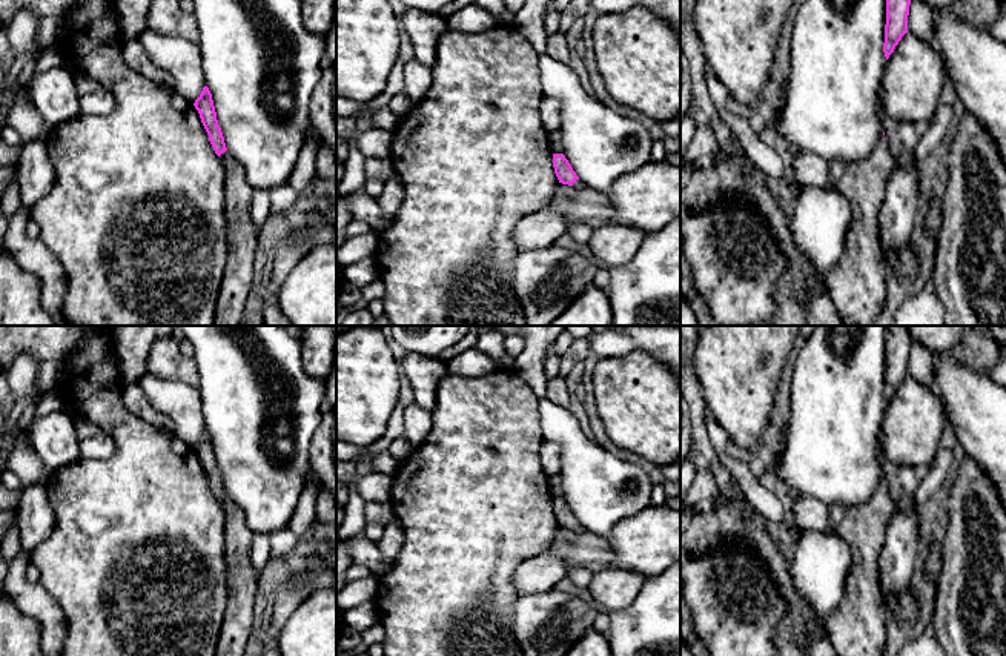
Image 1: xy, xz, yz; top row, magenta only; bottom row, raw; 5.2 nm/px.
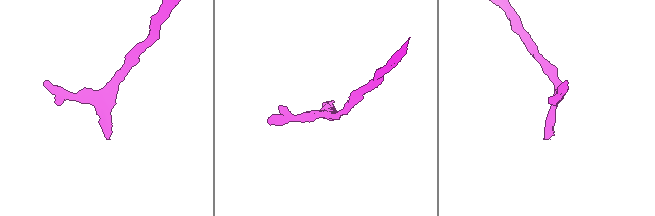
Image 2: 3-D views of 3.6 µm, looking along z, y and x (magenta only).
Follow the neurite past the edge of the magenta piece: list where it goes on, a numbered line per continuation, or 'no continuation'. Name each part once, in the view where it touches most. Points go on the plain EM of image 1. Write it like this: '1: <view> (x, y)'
1: xy (241, 578)

